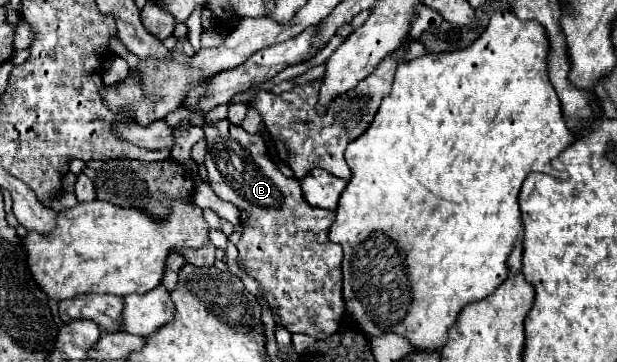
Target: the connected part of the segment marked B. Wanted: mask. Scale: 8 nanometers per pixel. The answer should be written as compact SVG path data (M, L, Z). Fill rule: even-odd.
M205 119L201 129L205 131L205 141L207 141L205 169L209 185L217 193L217 197L233 203L241 211L243 235L237 243L237 249L239 249L239 259L245 265L245 273L261 283L267 303L277 309L281 323L291 333L305 333L315 339L325 339L333 335L339 329L345 313L345 301L341 289L343 249L337 243L329 241L329 227L335 219L335 211L311 207L303 199L299 181L287 179L277 169L277 165L267 155L267 147L261 135L251 135L243 127L231 125L227 119L213 123Z

